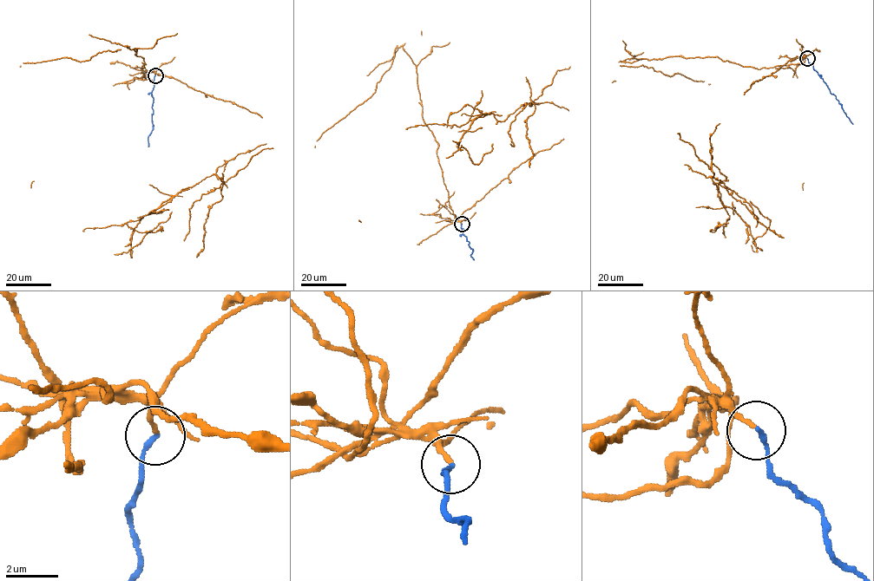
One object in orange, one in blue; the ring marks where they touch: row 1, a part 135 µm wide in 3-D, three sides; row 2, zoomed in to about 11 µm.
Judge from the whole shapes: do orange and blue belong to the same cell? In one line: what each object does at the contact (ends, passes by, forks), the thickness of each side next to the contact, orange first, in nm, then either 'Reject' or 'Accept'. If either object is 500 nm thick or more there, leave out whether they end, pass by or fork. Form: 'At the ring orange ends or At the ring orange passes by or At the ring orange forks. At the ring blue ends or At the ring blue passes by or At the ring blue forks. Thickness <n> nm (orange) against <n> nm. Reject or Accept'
At the ring orange ends. At the ring blue ends. Thickness 170 nm (orange) against 190 nm. Reject

